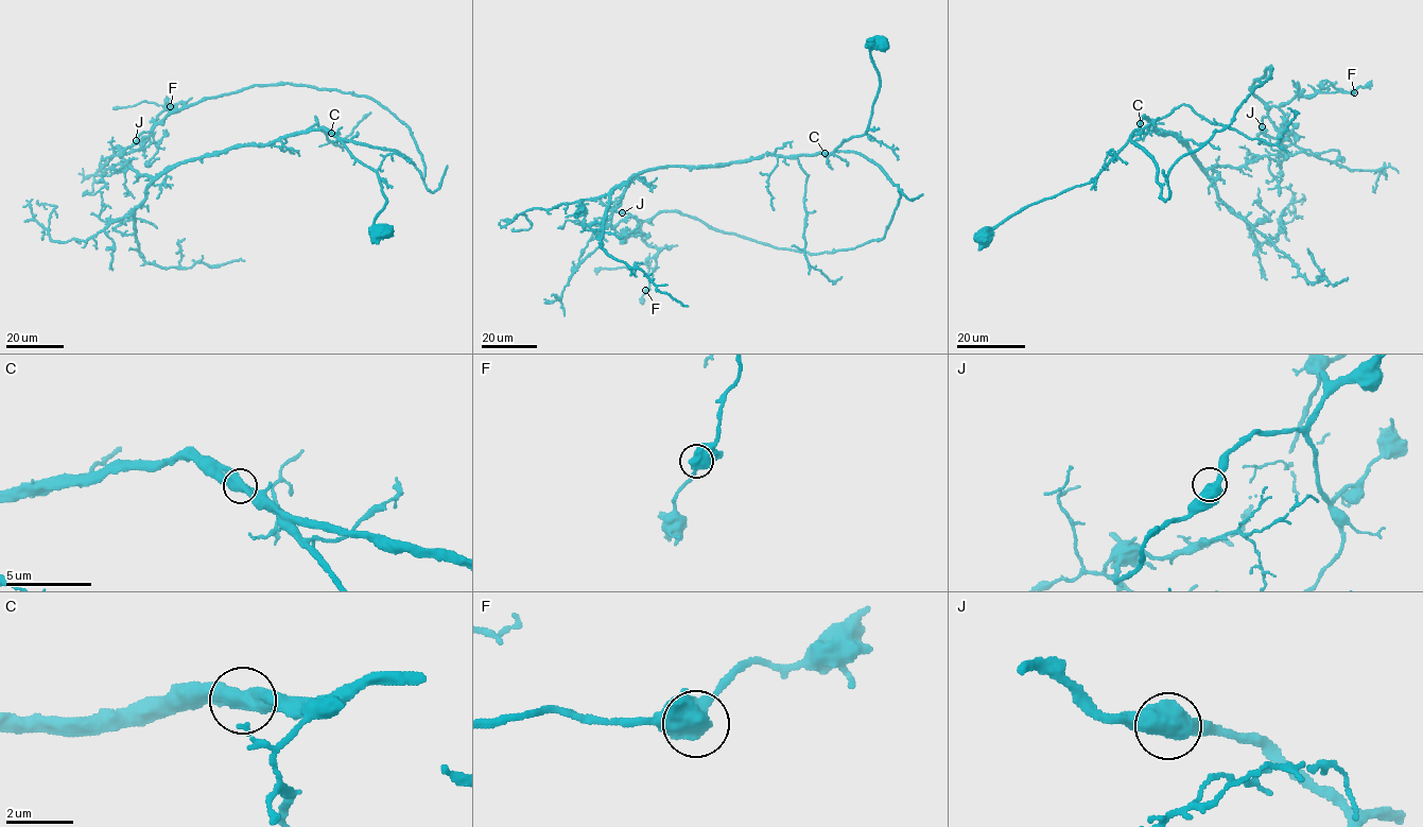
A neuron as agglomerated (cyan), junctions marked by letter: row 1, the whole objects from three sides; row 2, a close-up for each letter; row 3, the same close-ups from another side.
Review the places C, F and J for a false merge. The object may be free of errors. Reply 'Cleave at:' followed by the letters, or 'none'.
Cleave at: none

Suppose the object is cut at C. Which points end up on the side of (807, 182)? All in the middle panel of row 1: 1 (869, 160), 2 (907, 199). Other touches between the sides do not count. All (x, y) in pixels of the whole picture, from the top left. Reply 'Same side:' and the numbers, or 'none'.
Same side: none

